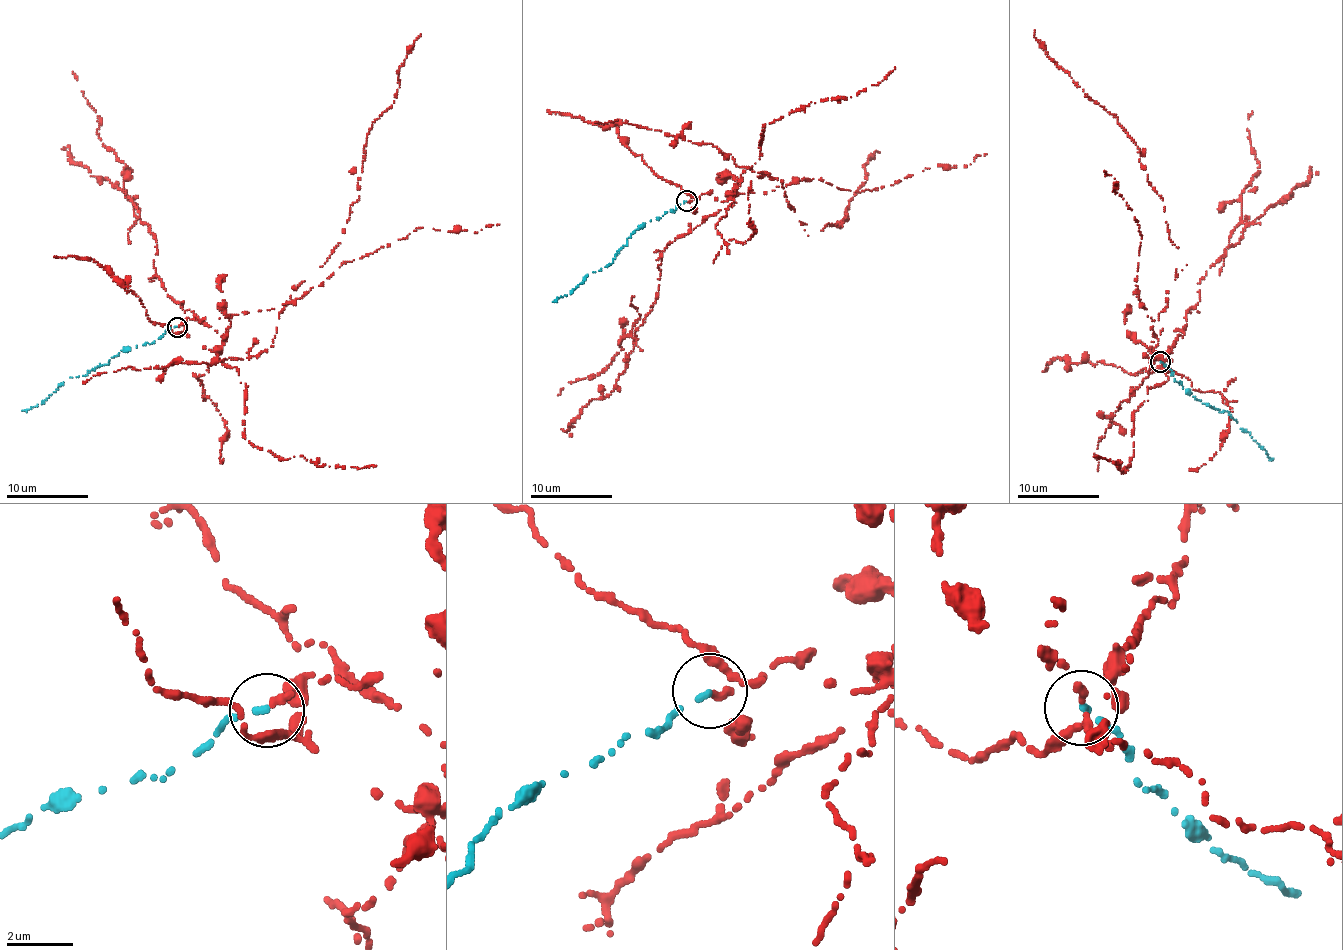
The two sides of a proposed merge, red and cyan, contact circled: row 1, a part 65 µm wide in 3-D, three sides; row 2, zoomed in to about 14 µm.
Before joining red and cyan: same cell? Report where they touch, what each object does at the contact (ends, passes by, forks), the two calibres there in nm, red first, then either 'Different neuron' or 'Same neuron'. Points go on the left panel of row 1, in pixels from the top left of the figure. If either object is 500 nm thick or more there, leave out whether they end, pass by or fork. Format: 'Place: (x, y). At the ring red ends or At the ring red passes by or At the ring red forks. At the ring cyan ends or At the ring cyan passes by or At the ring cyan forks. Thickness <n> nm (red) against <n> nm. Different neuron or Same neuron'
Place: (177, 327). At the ring red ends. At the ring cyan ends. Thickness 240 nm (red) against 160 nm. Different neuron

